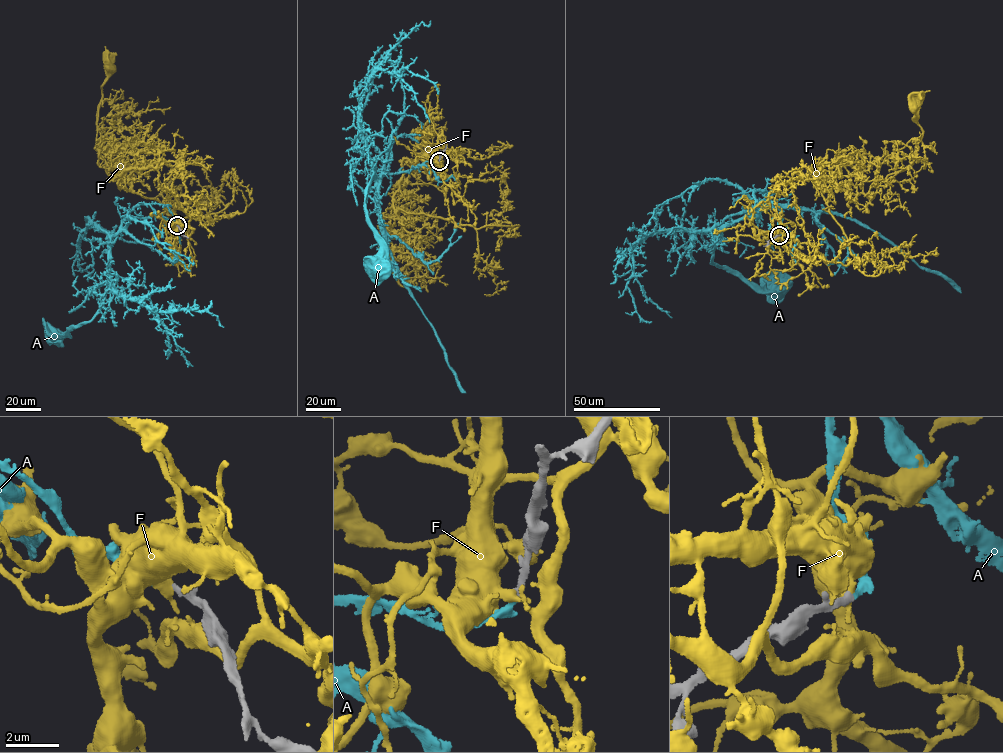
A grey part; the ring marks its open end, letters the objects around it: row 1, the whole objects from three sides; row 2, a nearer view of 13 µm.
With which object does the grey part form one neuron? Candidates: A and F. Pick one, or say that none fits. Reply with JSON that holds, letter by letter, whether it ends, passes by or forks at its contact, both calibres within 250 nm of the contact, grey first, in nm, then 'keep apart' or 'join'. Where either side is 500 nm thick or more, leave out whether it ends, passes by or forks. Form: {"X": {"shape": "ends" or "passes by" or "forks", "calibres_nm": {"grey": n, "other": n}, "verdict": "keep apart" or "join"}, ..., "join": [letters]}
{"A": {"shape": "ends", "calibres_nm": {"grey": 240, "other": 280}, "verdict": "join"}, "F": {"shape": "passes by", "calibres_nm": {"grey": 240, "other": 360}, "verdict": "keep apart"}, "join": ["A"]}

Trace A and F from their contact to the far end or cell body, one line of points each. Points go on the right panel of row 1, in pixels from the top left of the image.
A: (779, 235), (779, 216), (767, 201), (759, 209), (719, 228), (710, 260), (765, 290), (777, 289), (777, 293)
F: (779, 234), (744, 219), (775, 186), (802, 178), (793, 172), (871, 198), (912, 164), (922, 136), (913, 106)

